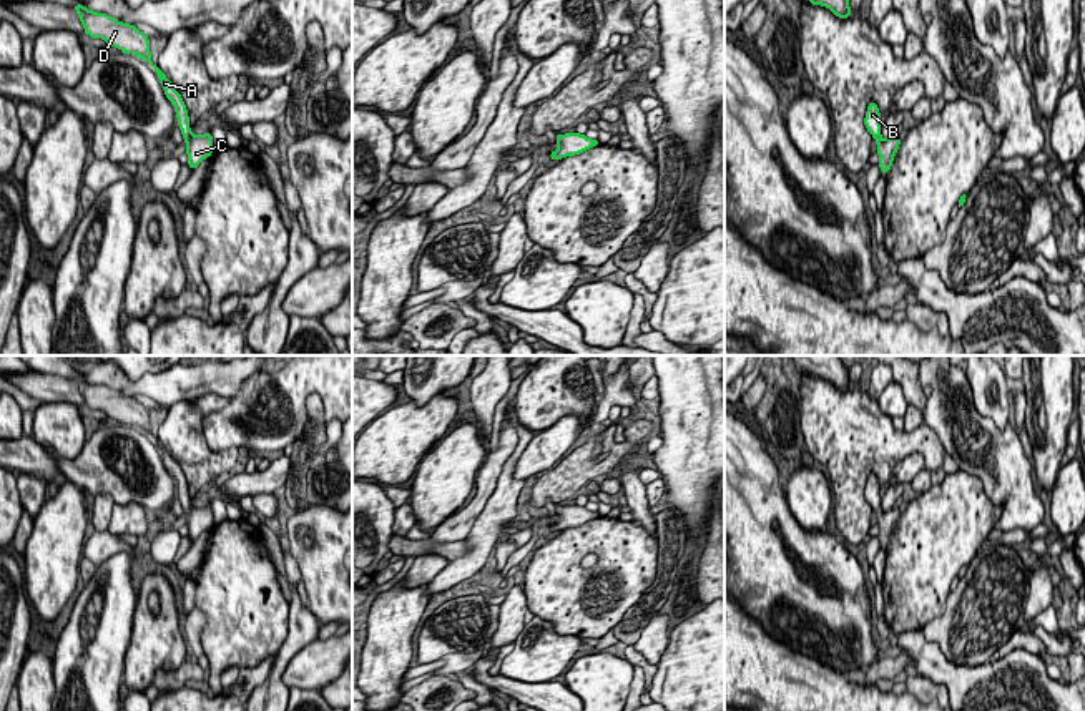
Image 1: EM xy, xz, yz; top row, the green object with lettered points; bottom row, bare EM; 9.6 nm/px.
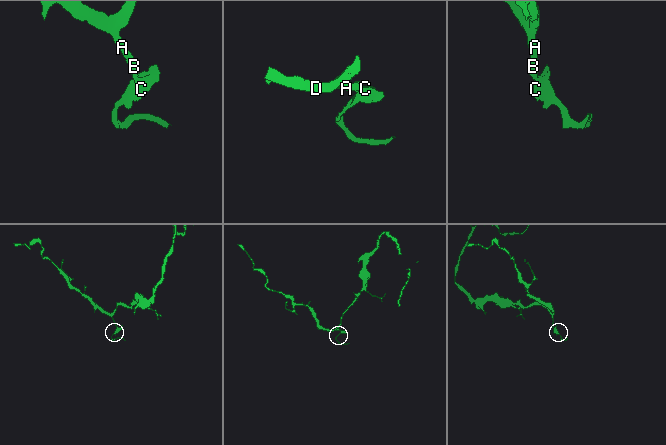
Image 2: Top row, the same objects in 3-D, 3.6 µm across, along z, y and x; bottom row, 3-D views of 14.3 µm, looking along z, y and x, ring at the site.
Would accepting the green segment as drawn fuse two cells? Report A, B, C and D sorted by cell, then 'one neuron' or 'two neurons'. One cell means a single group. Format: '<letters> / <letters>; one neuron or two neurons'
A B C D; one neuron

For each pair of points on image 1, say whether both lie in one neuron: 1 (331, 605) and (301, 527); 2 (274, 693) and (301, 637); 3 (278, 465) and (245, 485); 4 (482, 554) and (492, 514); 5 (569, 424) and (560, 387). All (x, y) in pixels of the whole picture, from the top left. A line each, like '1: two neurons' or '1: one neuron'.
1: one neuron
2: one neuron
3: one neuron
4: one neuron
5: two neurons

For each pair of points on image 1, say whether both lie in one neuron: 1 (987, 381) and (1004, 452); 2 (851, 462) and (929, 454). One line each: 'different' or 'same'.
1: different
2: same

